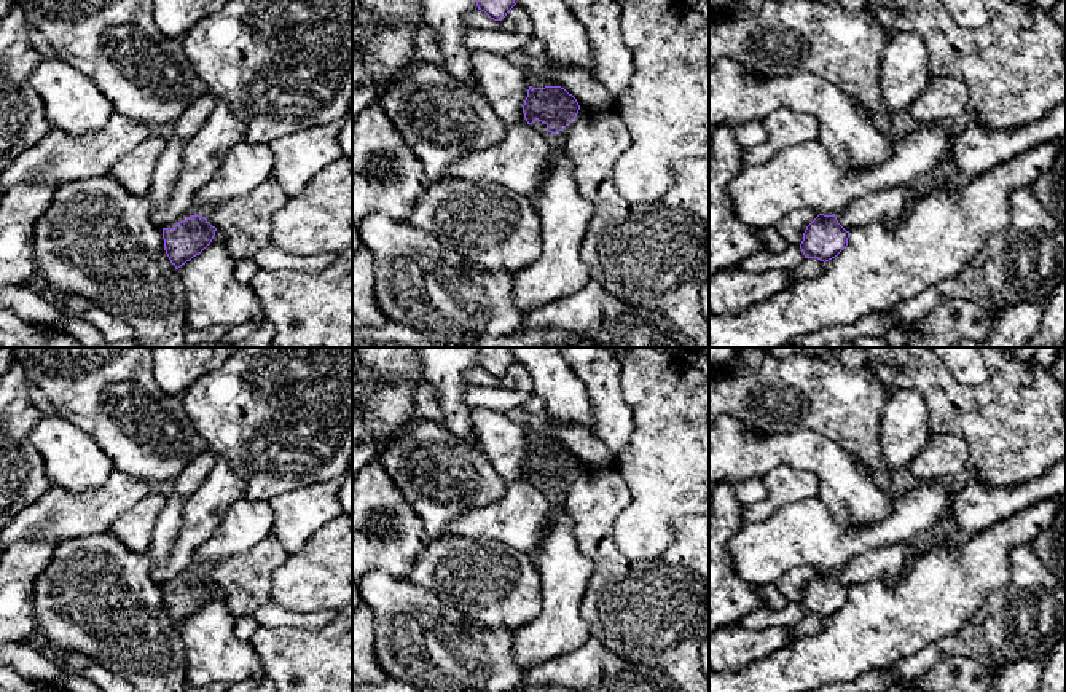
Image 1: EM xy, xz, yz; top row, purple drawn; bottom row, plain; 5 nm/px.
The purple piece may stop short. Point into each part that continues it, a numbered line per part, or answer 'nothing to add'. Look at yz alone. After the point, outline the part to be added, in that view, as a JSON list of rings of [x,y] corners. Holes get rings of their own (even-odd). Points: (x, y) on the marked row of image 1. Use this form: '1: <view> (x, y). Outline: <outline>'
nothing to add

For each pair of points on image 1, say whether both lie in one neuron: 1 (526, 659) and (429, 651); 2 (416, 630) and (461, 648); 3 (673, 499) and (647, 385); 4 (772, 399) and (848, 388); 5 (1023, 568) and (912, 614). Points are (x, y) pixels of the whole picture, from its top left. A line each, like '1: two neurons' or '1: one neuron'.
1: two neurons
2: one neuron
3: one neuron
4: one neuron
5: two neurons

